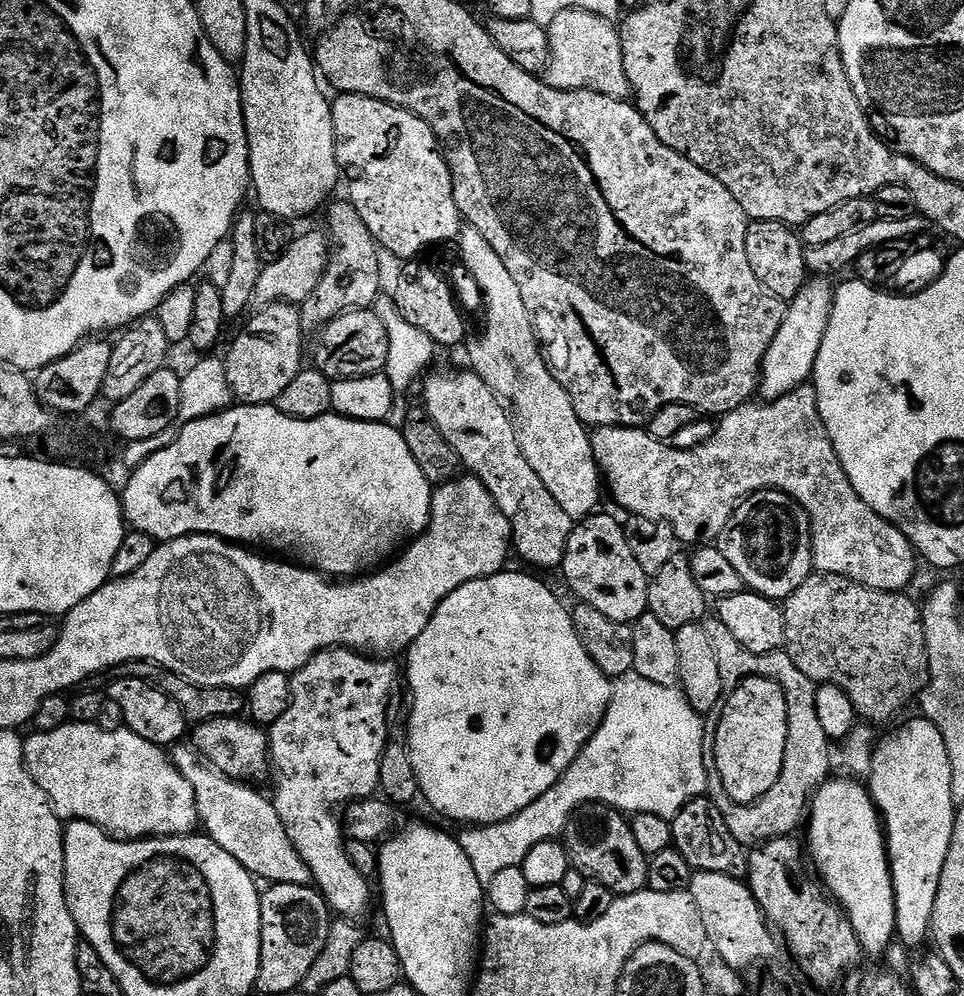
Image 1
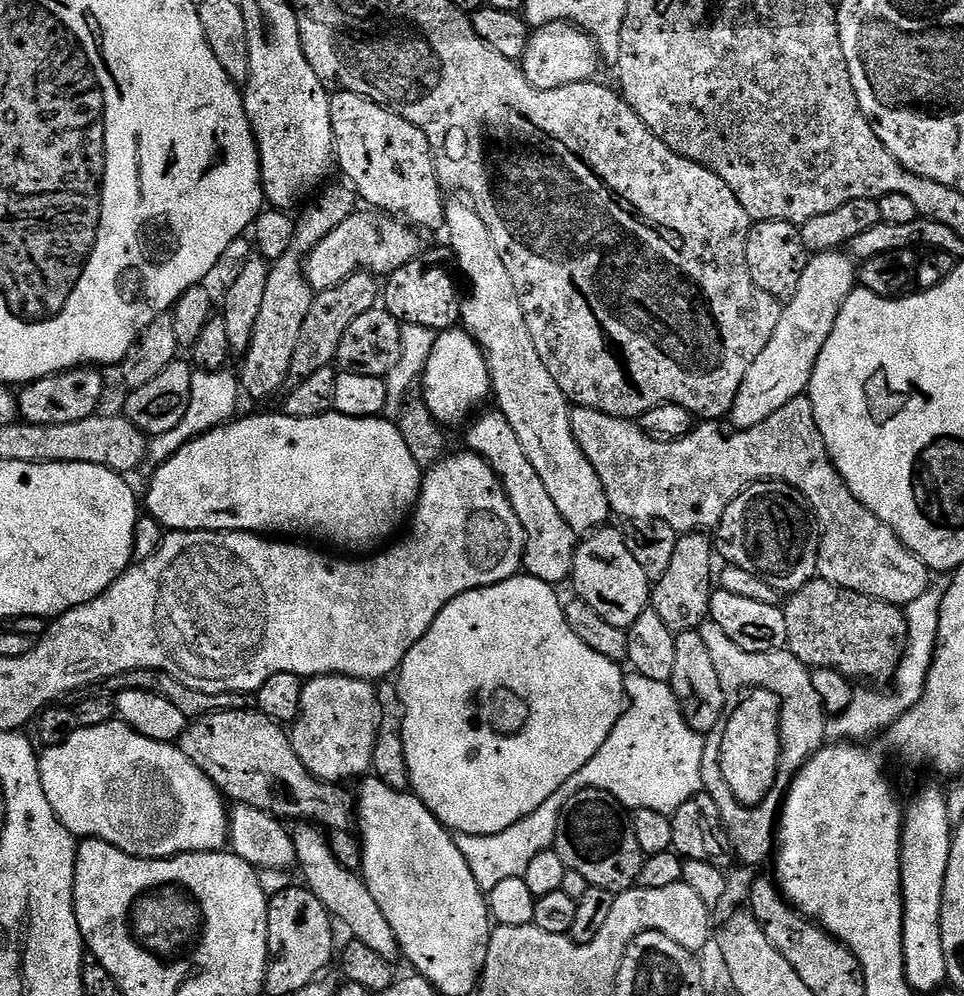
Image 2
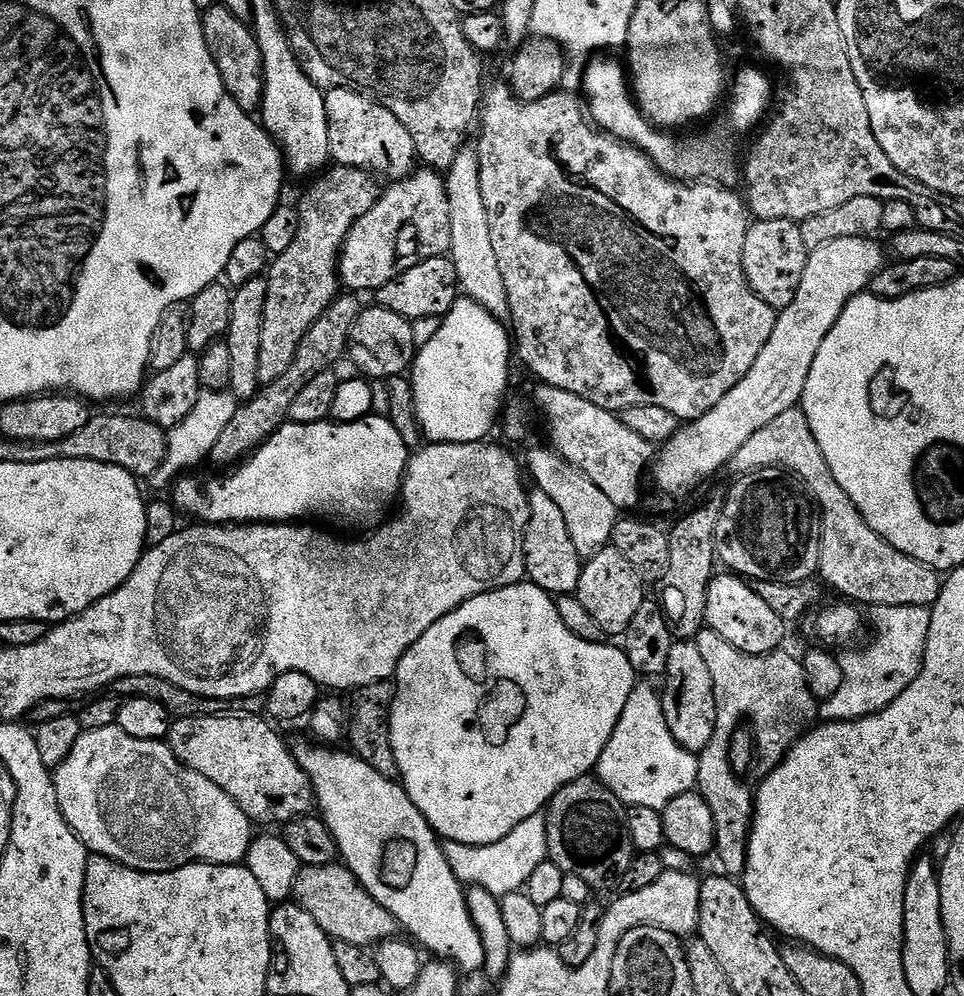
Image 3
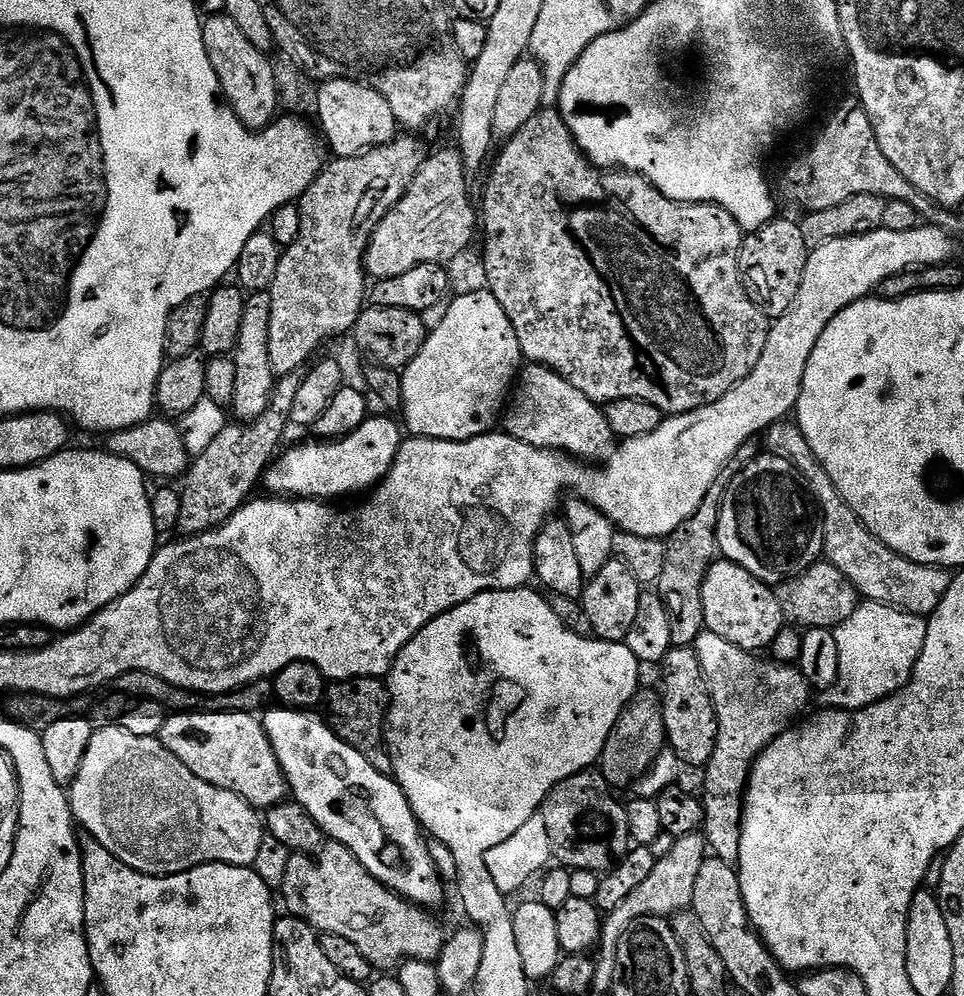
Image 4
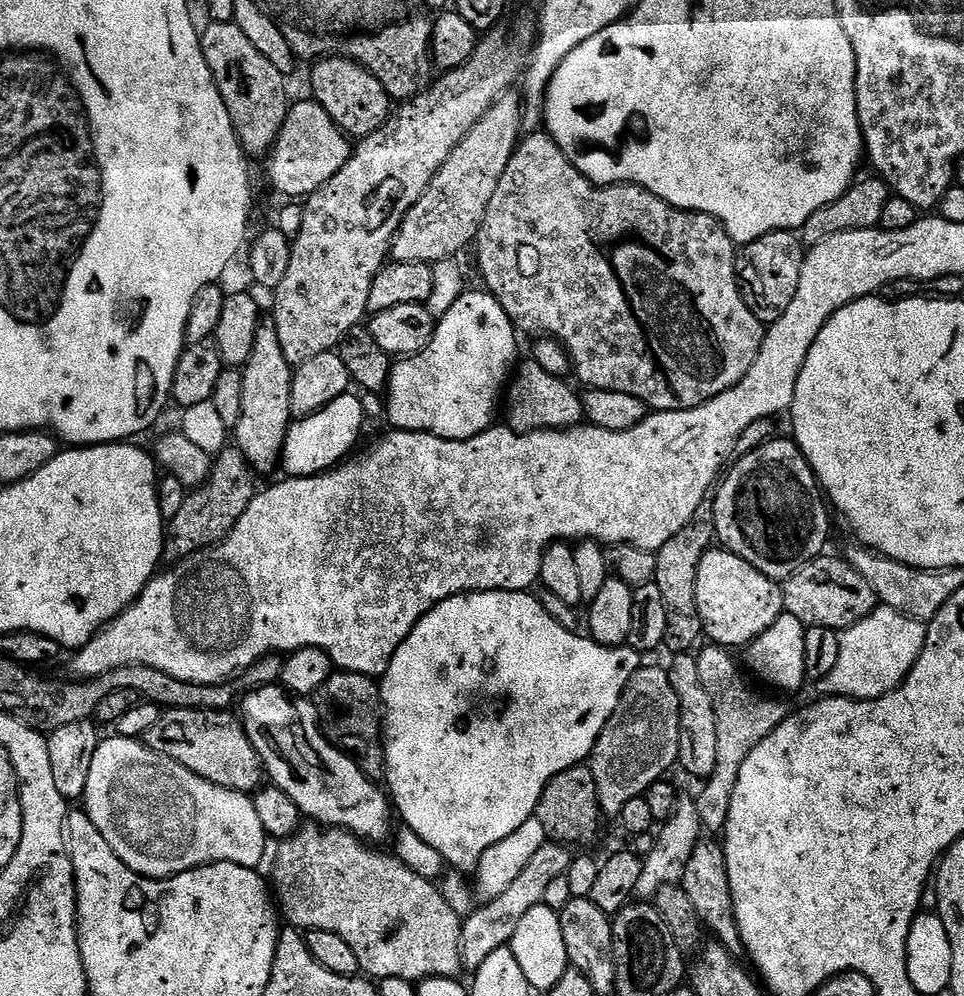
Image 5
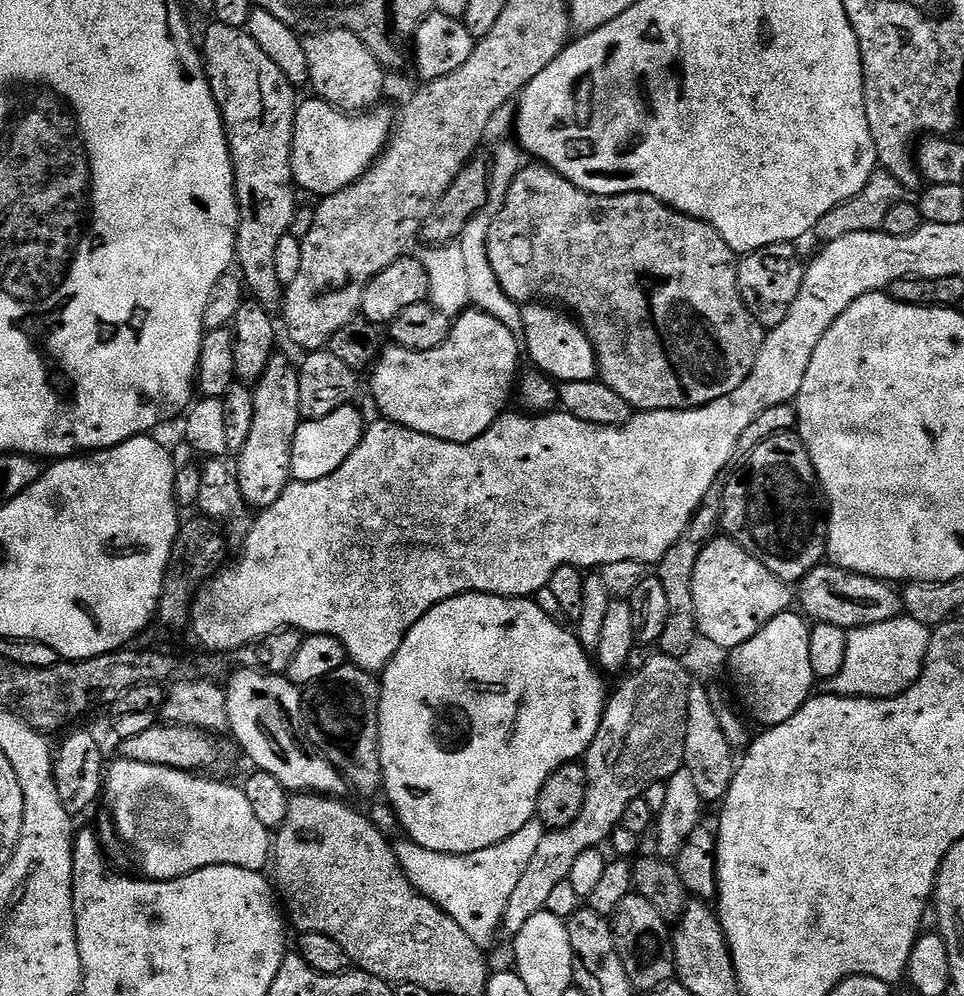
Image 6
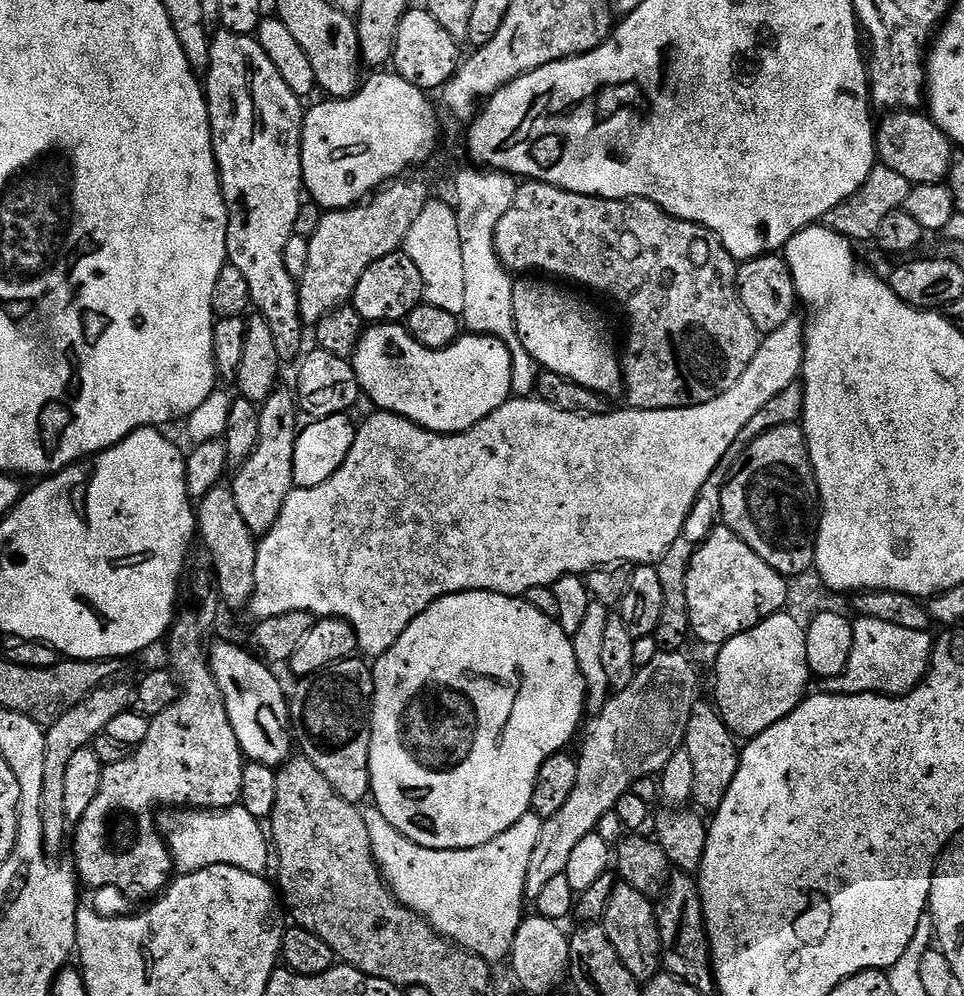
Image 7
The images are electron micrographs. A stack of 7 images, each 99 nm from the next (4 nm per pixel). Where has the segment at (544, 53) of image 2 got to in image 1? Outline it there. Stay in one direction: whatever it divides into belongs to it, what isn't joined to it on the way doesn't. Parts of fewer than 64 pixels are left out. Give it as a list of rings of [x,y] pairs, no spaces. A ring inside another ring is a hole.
[[[562,10],[547,24],[550,58],[542,73],[545,84],[563,92],[597,92],[610,98],[628,100],[630,89],[622,58],[622,42],[617,25],[586,10]]]

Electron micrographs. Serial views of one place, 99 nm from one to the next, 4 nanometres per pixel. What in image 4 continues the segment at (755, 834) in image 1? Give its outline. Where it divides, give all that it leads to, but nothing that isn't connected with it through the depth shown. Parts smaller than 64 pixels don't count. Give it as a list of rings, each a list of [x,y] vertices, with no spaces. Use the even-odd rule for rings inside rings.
[[[705,630],[696,639],[694,647],[700,664],[712,664],[712,668],[702,668],[702,674],[716,711],[717,723],[714,754],[702,772],[704,775],[702,835],[707,851],[711,855],[722,858],[722,862],[735,865],[740,853],[740,823],[744,813],[744,793],[752,766],[775,736],[788,731],[805,715],[804,707],[808,704],[810,689],[796,664],[782,664],[771,658],[757,660],[760,659],[757,655],[726,642],[726,638],[718,638],[718,634],[713,632]]]

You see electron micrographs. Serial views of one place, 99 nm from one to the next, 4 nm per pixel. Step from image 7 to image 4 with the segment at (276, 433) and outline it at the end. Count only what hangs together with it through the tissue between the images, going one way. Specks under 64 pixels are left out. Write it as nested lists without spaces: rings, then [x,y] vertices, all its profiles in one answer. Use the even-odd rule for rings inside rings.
[[[271,291],[251,293],[244,301],[242,310],[242,330],[238,330],[238,342],[234,353],[237,366],[233,402],[230,412],[237,421],[257,420],[272,397],[278,377],[270,366],[270,302]]]

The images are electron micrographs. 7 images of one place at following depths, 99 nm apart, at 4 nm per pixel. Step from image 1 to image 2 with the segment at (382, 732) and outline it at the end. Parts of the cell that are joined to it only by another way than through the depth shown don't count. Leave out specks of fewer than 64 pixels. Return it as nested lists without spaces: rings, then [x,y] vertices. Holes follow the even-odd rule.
[[[314,676],[302,690],[300,715],[290,728],[294,754],[317,780],[348,782],[371,769],[376,729],[380,726],[380,697],[373,681],[349,676]],[[296,822],[291,825],[292,841],[296,847],[296,864],[304,875],[303,883],[326,906],[329,916],[340,920],[349,928],[351,939],[371,946],[382,958],[395,961],[401,955],[400,943],[396,940],[394,930],[390,930],[390,922],[386,922],[386,914],[374,902],[374,894],[364,885],[363,875],[346,870],[334,858],[328,846],[325,833],[311,822]]]

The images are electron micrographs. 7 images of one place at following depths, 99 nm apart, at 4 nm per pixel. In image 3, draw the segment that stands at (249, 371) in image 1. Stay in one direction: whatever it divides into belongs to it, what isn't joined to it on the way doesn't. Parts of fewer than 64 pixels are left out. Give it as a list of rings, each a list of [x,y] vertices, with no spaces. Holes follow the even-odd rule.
[[[333,167],[325,171],[298,201],[300,217],[298,234],[282,255],[271,261],[266,273],[268,293],[262,326],[262,350],[258,354],[258,378],[261,385],[282,378],[296,353],[298,342],[306,338],[306,330],[324,316],[324,311],[336,300],[342,285],[338,275],[340,247],[348,231],[376,204],[382,188],[362,168]]]

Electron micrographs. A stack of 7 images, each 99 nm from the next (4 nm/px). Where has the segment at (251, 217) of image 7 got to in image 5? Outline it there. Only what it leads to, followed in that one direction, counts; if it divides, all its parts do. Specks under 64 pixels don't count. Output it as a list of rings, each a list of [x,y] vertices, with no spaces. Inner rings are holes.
[[[235,22],[230,24],[207,25],[200,37],[200,45],[204,51],[206,62],[210,66],[210,74],[222,94],[222,102],[226,102],[226,110],[230,110],[232,125],[240,145],[249,157],[267,157],[273,144],[280,136],[288,117],[290,99],[284,89],[286,77],[238,30]]]

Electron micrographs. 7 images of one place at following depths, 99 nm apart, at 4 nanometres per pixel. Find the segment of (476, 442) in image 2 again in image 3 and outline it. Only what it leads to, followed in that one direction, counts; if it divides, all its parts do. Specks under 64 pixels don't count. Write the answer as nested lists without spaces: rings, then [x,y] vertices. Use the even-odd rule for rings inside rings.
[[[539,490],[529,491],[528,525],[524,531],[524,571],[527,579],[553,598],[570,596],[579,590],[583,568],[582,557],[578,550],[574,550],[566,518],[562,518],[562,510],[558,510],[554,498]]]

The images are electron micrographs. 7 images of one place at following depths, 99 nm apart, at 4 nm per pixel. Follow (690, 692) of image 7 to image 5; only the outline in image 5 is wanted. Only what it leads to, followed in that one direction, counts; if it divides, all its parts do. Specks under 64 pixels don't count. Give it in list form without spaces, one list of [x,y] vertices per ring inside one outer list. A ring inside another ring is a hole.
[[[641,666],[630,678],[622,698],[615,701],[616,709],[606,722],[598,742],[590,757],[590,767],[594,782],[598,786],[598,802],[605,817],[619,817],[622,806],[633,798],[645,795],[650,785],[669,775],[668,771],[677,767],[680,759],[680,695],[668,677],[668,668],[648,668]],[[546,842],[540,847],[538,854],[534,854],[534,858],[530,858],[526,870],[522,870],[522,874],[518,874],[518,878],[514,878],[514,883],[508,887],[506,894],[502,894],[496,900],[487,901],[483,905],[485,908],[477,907],[463,921],[460,958],[465,969],[480,968],[482,962],[486,962],[486,958],[490,958],[490,954],[494,954],[494,950],[505,947],[511,941],[515,928],[523,915],[529,913],[532,907],[544,903],[544,895],[550,882],[567,873],[574,859],[573,853],[568,852],[571,851],[565,845]]]

